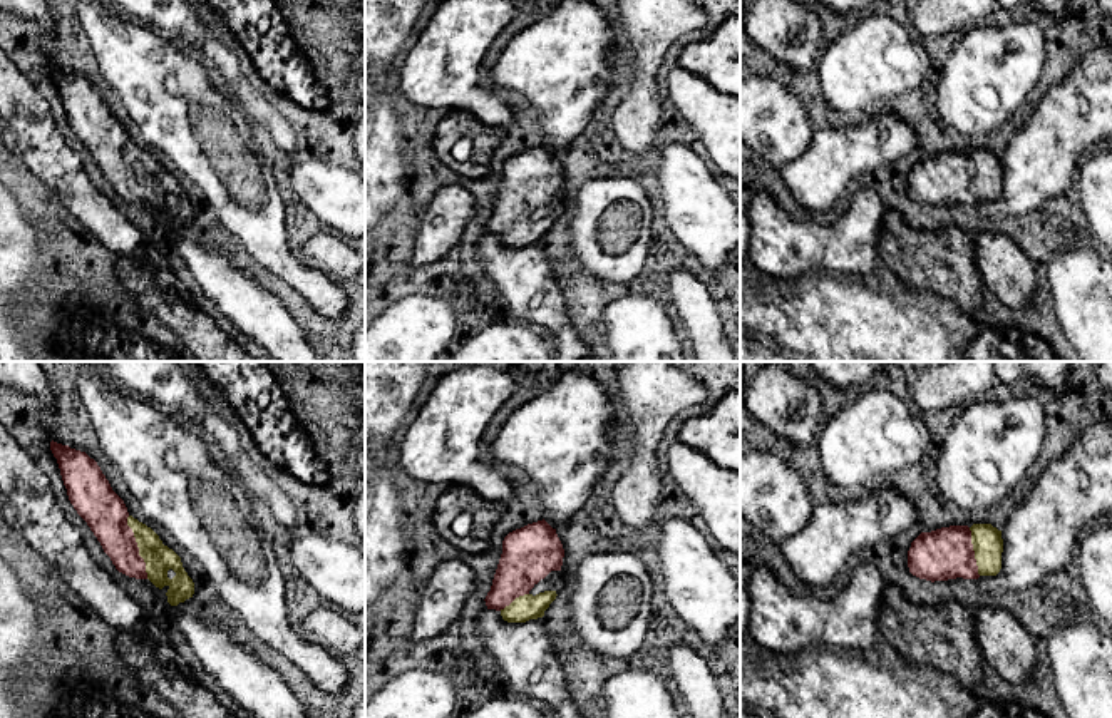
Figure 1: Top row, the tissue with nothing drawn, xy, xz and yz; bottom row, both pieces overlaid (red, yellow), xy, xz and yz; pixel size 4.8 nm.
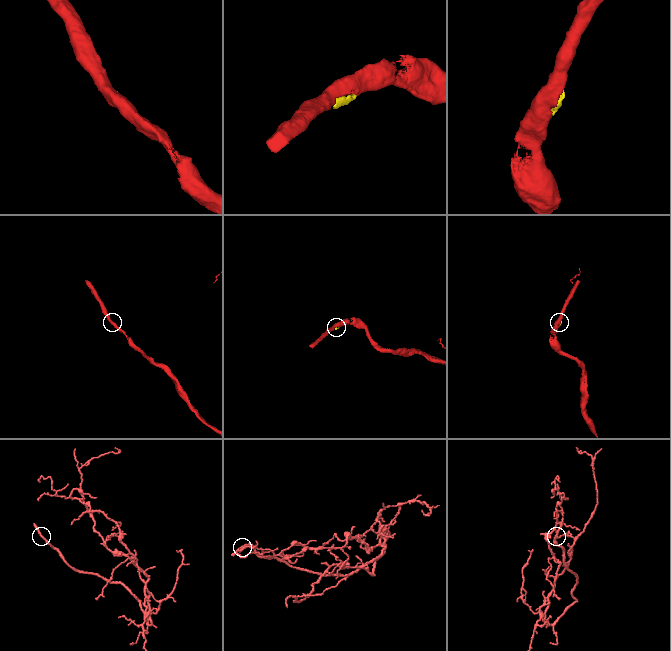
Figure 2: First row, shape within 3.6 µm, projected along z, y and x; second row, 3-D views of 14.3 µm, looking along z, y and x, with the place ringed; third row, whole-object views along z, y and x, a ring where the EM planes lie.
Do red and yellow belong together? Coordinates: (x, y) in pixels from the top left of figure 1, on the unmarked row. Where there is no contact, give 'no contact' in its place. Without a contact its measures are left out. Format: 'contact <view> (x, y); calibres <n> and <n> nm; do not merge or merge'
contact xy (138, 173); calibres 200 and 140 nm; merge

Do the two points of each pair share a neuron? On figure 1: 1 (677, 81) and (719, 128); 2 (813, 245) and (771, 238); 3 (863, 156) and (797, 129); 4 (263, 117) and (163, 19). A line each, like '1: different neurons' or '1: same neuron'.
1: same neuron
2: same neuron
3: different neurons
4: same neuron

